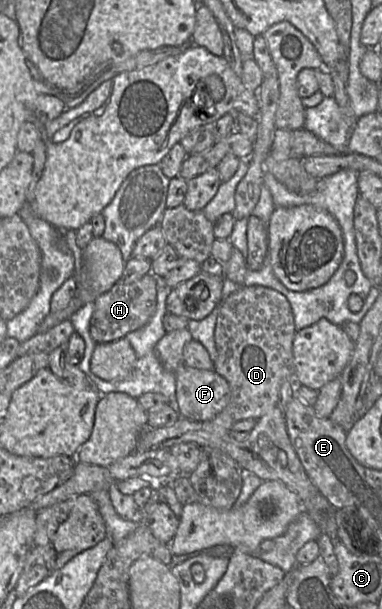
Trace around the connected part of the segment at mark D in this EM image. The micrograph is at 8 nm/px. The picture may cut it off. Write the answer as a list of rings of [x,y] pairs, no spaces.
[[[239,286],[221,301],[214,334],[217,349],[214,371],[228,382],[231,395],[227,406],[211,420],[213,426],[230,433],[235,422],[257,420],[277,405],[281,384],[294,380],[292,346],[296,332],[290,303],[284,295],[271,288]]]

